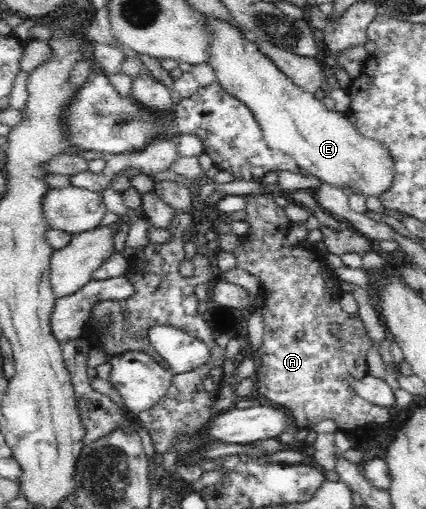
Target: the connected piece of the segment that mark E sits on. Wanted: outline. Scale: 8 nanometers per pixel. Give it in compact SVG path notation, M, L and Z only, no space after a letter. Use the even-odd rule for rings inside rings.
M206 16L214 40L210 44L210 59L207 64L215 71L217 81L227 92L238 97L254 113L262 128L266 143L272 148L288 154L300 168L319 178L321 183L340 191L359 191L363 196L381 196L390 191L394 183L395 168L389 149L378 140L360 135L345 114L337 110L329 111L323 103L310 92L299 88L283 71L279 70L269 58L265 57L257 45L243 35L236 26L231 26L218 18Z

